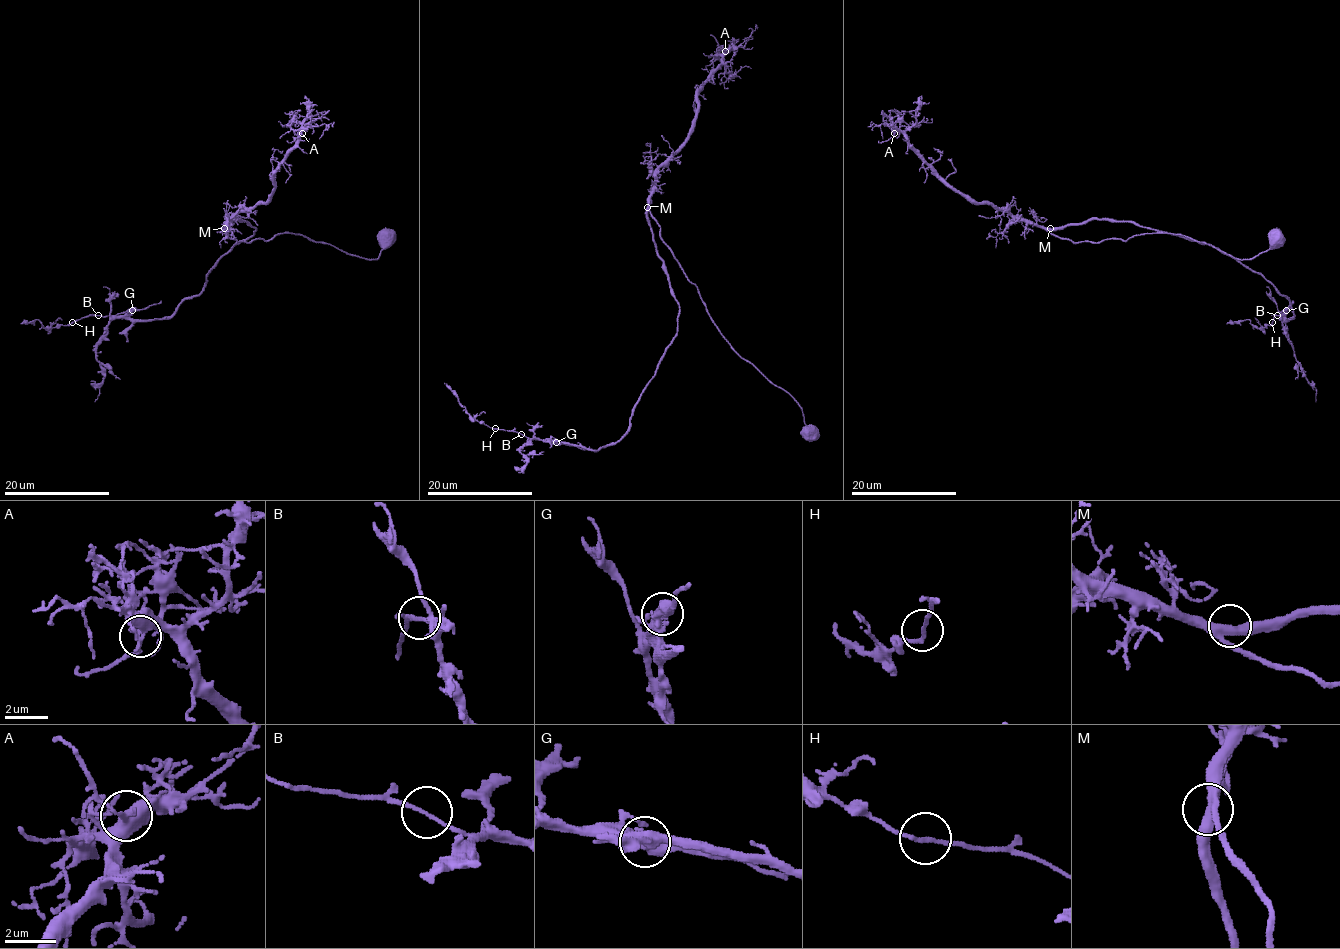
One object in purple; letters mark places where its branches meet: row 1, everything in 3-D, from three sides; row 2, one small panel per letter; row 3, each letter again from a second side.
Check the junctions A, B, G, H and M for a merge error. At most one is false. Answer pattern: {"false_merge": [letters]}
{"false_merge": ["G"]}

